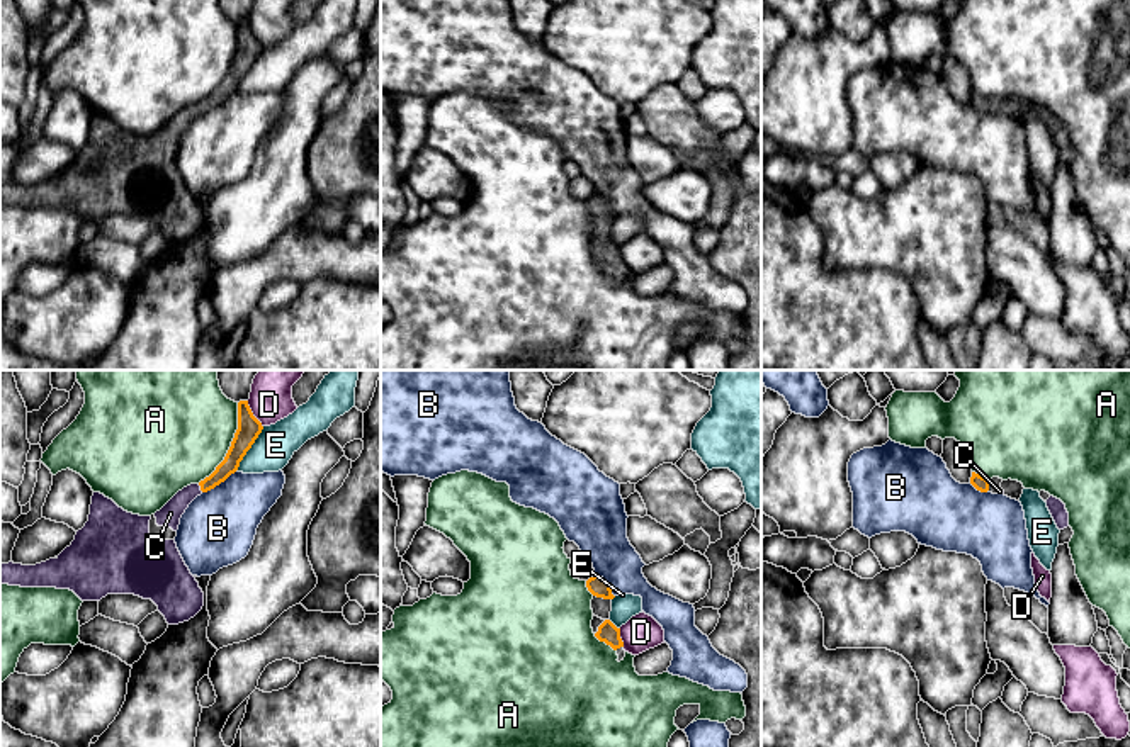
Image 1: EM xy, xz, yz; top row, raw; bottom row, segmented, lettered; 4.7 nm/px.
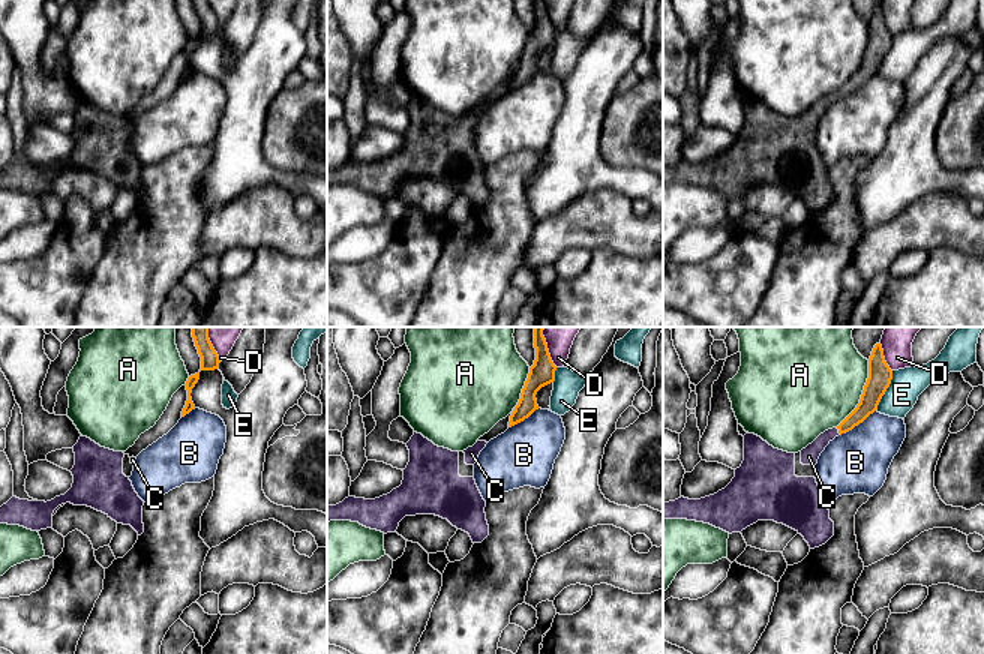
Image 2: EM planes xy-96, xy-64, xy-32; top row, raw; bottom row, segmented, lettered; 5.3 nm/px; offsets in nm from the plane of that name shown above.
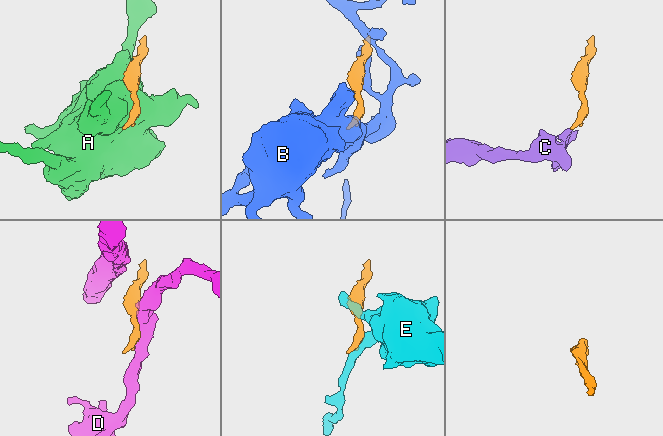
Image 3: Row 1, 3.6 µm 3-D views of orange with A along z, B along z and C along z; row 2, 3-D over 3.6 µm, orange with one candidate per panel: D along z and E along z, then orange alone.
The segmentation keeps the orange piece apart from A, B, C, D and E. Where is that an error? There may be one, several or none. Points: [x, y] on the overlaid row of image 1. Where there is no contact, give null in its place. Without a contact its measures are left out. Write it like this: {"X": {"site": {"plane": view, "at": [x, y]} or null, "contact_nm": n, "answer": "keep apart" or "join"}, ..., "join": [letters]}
{"A": {"site": {"plane": "xy", "at": [231, 445]}, "contact_nm": 440, "answer": "keep apart"}, "B": {"site": {"plane": "xy", "at": [220, 483]}, "contact_nm": 200, "answer": "keep apart"}, "C": {"site": {"plane": "xy", "at": [201, 488]}, "contact_nm": 50, "answer": "join"}, "D": {"site": {"plane": "xy", "at": [252, 415]}, "contact_nm": 150, "answer": "keep apart"}, "E": {"site": {"plane": "xy", "at": [250, 447]}, "contact_nm": 240, "answer": "keep apart"}, "join": ["C"]}

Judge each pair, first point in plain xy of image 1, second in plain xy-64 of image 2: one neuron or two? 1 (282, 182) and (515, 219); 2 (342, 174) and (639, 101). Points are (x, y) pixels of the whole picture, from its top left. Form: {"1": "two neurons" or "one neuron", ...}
{"1": "two neurons", "2": "one neuron"}

